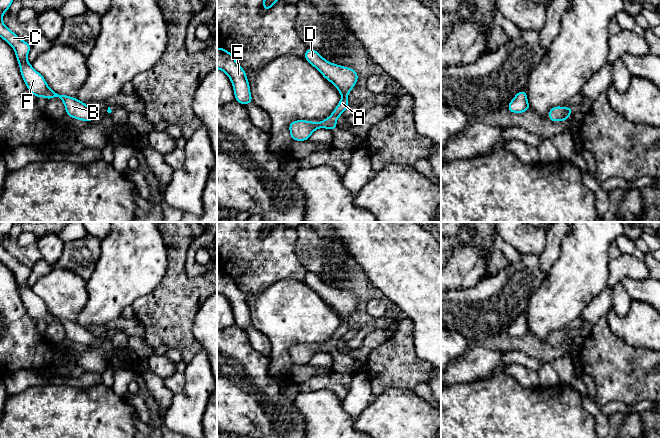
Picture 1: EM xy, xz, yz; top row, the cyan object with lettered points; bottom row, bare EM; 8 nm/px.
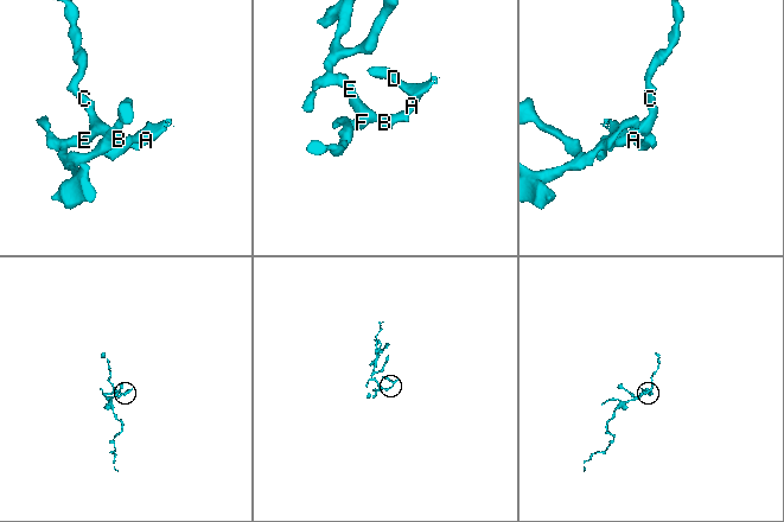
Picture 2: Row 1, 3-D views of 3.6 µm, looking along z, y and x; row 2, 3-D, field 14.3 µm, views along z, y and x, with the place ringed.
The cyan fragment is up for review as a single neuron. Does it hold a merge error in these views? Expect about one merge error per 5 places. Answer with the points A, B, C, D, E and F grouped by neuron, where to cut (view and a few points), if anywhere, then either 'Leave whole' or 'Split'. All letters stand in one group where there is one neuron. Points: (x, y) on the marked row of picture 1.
Groups: A B C D E F. No split. Leave whole

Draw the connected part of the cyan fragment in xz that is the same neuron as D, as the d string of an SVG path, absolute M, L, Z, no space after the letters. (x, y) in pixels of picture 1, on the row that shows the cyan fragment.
M307 48L304 59L314 66L325 79L330 81L339 90L342 98L332 114L321 122L306 120L290 122L289 131L292 141L307 141L310 135L319 128L327 128L332 131L336 130L338 117L342 115L349 106L347 95L356 85L359 77L355 70L328 62L312 48Z

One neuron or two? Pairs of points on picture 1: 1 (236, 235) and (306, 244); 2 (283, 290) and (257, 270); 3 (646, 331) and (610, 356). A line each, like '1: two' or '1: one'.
1: two
2: two
3: two

